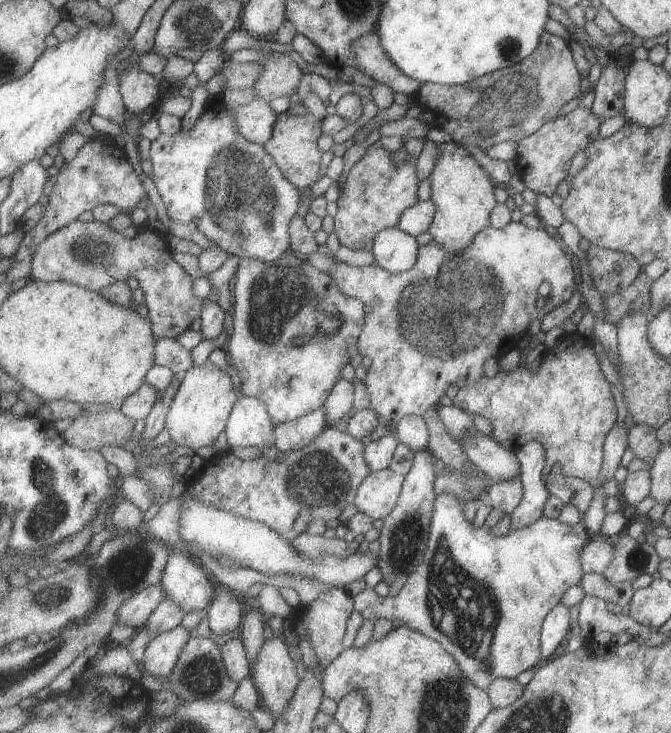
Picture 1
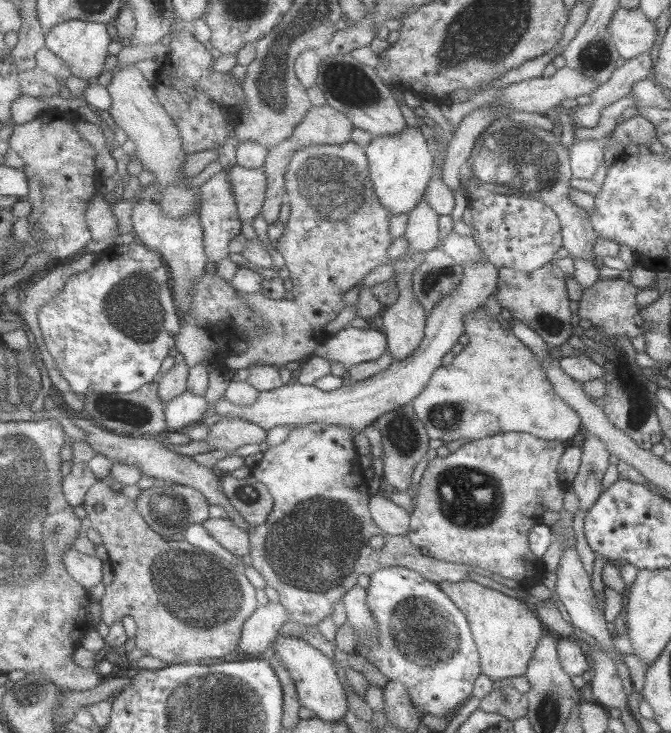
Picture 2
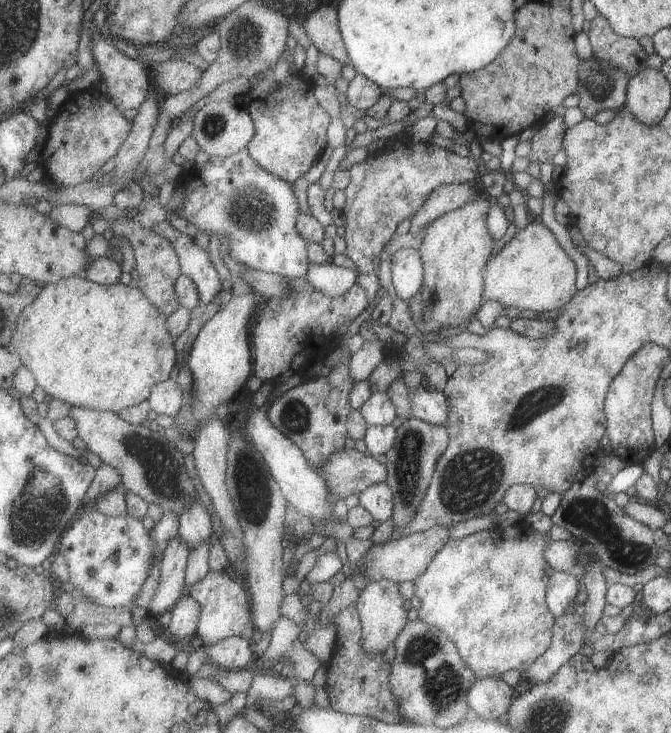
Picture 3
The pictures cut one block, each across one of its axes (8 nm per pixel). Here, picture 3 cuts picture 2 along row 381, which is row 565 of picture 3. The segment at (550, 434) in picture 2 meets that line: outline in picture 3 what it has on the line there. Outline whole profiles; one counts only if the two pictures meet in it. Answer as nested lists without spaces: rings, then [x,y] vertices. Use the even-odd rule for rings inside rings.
[[[515,523],[507,527],[492,527],[491,529],[486,529],[478,531],[473,534],[458,534],[455,538],[449,539],[449,542],[439,550],[439,554],[433,558],[433,562],[426,570],[425,574],[421,574],[417,580],[414,580],[415,595],[420,599],[421,605],[418,609],[418,618],[427,622],[431,626],[441,626],[441,630],[445,630],[455,642],[460,650],[461,656],[464,658],[465,662],[473,668],[473,672],[477,674],[478,679],[484,679],[485,677],[500,677],[503,672],[507,670],[517,669],[523,672],[527,666],[531,666],[535,662],[537,656],[541,656],[549,644],[551,644],[552,628],[555,622],[554,616],[549,612],[547,605],[547,590],[549,575],[552,573],[551,566],[545,562],[543,558],[543,552],[545,548],[551,544],[551,538],[547,534],[540,533],[537,530],[531,528],[525,523]]]

